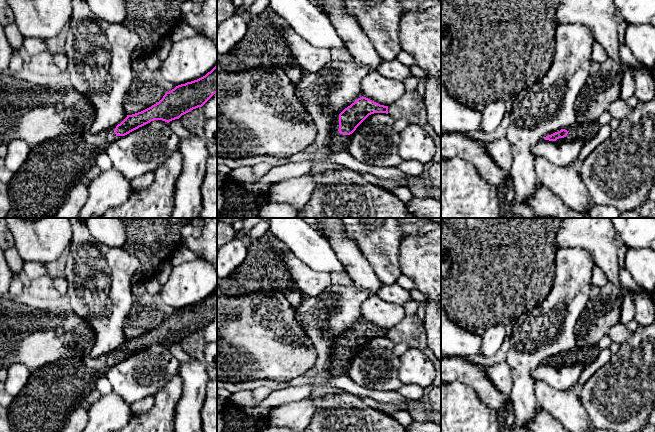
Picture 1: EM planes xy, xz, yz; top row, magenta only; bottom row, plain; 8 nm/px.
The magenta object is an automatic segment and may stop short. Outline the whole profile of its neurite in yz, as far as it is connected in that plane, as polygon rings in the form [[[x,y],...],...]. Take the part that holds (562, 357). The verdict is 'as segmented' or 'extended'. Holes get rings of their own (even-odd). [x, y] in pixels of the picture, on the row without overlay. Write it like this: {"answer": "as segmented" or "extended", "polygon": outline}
{"answer": "extended", "polygon": [[[562,353],[558,356],[555,356],[551,359],[546,360],[544,363],[549,365],[569,365],[574,364],[575,359],[569,359],[569,355]]]}

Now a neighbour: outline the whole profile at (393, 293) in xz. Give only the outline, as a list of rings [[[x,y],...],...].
[[[397,283],[391,285],[382,285],[378,292],[378,296],[385,301],[396,303],[402,306],[411,300],[409,291],[402,288]]]

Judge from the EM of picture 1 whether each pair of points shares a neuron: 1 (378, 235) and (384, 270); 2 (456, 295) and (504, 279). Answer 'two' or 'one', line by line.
1: one
2: one

